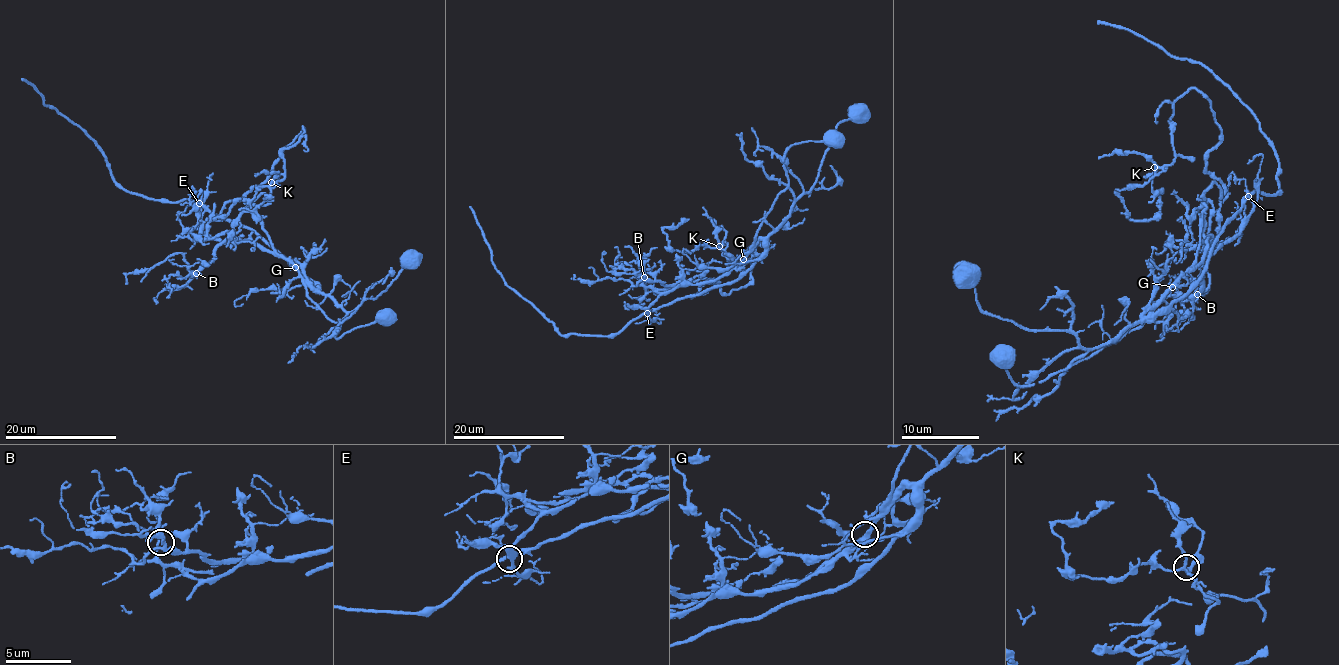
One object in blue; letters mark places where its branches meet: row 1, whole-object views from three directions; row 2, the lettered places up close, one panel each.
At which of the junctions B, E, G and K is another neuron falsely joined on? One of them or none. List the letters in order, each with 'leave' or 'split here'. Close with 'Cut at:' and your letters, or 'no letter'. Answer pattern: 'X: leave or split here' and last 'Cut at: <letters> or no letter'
B: leave
E: leave
G: split here
K: leave
Cut at: G

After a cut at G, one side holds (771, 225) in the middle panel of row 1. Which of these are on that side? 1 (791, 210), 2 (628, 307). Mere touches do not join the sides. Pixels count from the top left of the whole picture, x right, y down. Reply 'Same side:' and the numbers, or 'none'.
Same side: 1, 2

